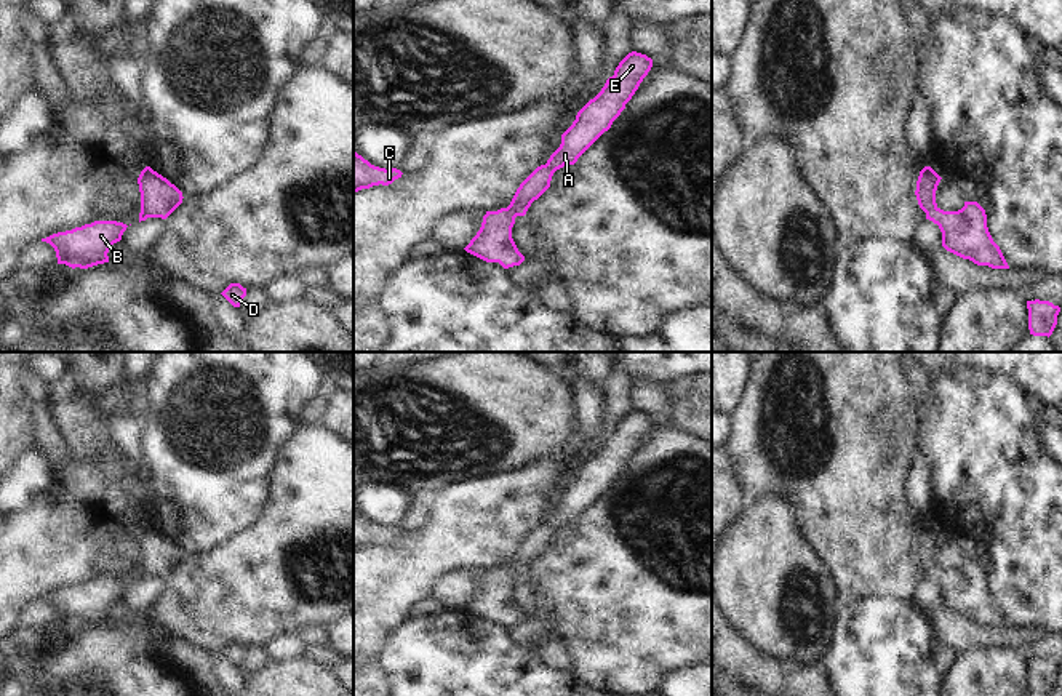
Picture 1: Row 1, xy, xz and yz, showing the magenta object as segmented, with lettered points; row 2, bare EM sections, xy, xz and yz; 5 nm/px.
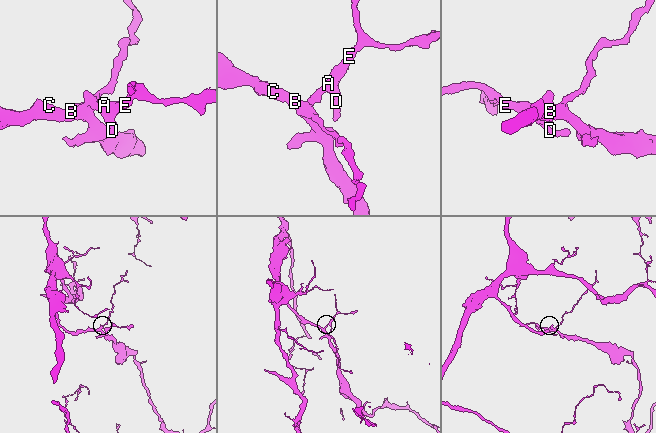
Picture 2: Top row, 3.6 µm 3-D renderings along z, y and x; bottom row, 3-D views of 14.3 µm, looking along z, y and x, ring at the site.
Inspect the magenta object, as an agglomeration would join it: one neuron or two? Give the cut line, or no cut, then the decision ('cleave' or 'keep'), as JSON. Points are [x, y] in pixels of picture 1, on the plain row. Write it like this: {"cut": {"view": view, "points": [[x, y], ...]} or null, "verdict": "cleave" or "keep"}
{"cut": null, "verdict": "keep"}

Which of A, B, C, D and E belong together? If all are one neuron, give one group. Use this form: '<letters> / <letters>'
A B C D E

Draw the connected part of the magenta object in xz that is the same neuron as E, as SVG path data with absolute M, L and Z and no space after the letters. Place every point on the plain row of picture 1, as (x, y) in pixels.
M629 411L616 426L614 434L606 438L601 450L577 470L573 483L561 493L560 506L547 522L537 525L520 542L507 566L486 570L480 589L464 608L486 621L499 621L504 627L520 624L525 614L512 597L515 576L525 574L531 562L550 546L557 528L574 523L611 486L651 426L653 418L646 413Z

